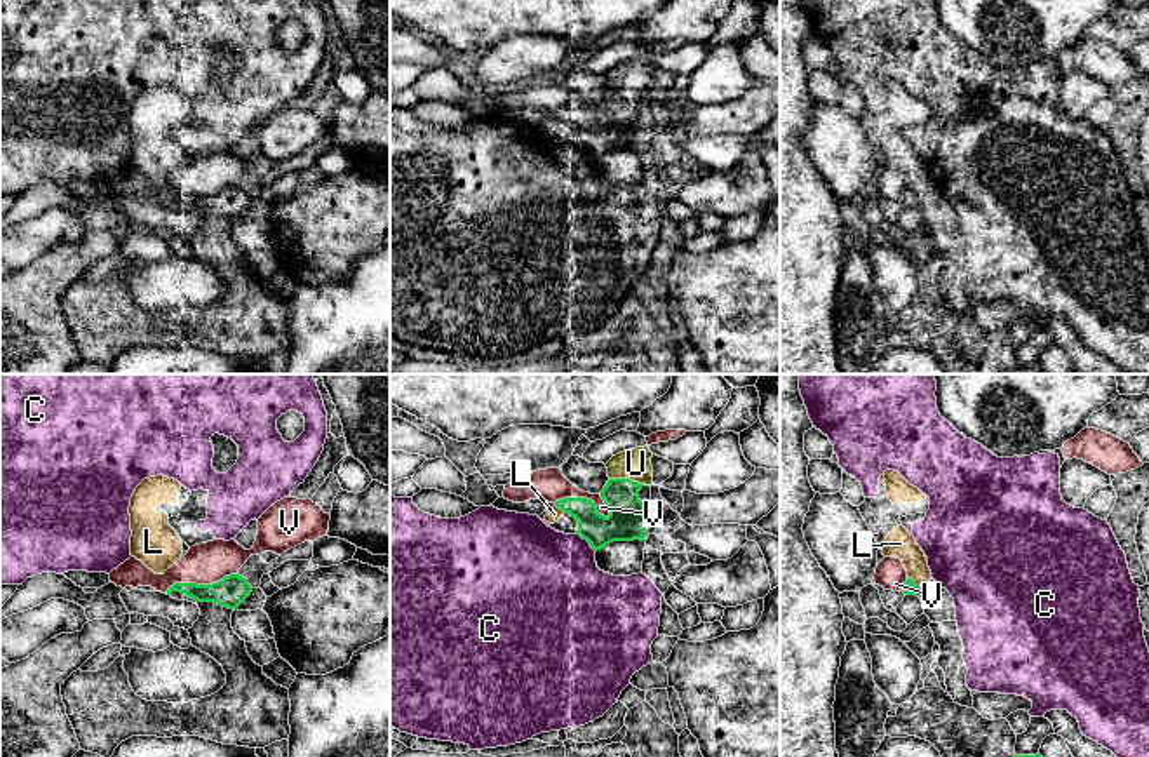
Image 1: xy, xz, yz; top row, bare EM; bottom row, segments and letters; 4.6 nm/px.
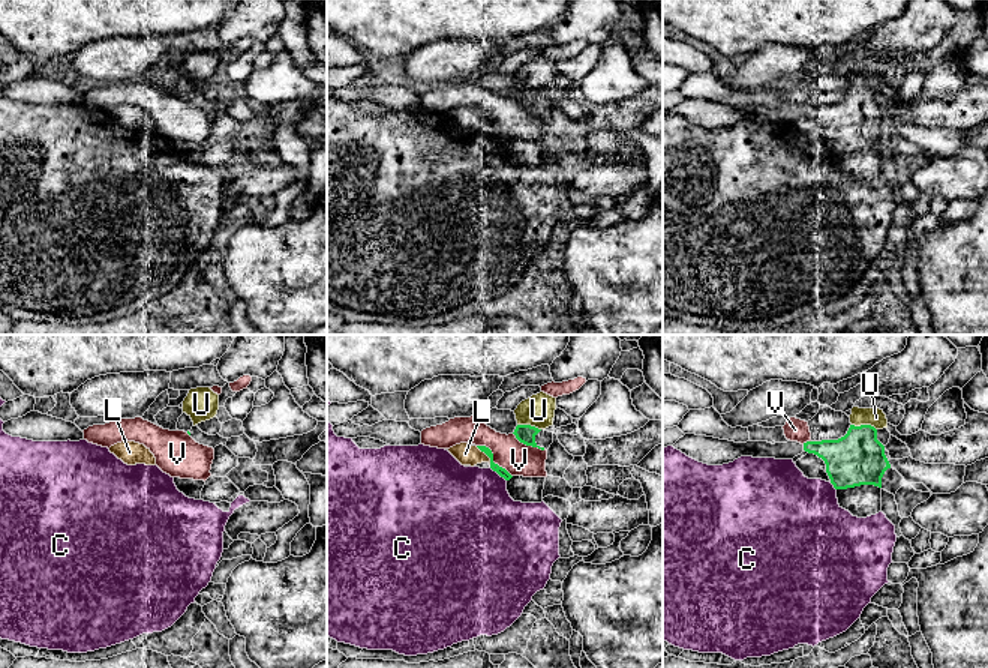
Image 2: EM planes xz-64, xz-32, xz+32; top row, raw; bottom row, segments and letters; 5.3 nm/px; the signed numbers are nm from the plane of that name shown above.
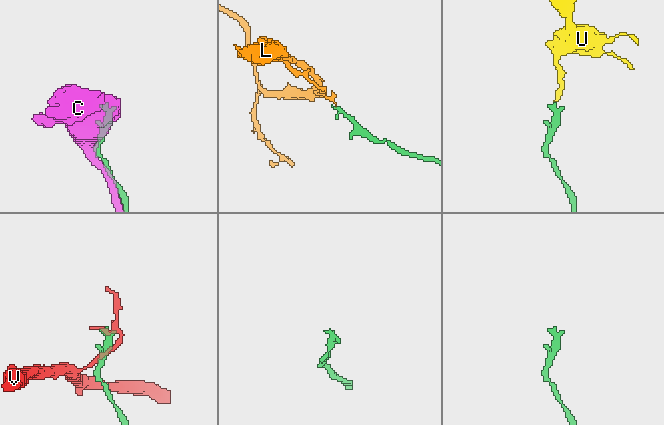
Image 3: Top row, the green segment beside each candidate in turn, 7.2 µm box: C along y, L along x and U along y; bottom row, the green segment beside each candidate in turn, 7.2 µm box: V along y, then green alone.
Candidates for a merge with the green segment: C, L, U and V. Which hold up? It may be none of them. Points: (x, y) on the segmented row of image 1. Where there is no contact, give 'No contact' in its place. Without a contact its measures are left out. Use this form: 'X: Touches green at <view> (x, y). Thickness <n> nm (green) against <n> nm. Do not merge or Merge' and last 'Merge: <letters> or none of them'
C: Touches green at xz (587, 540). Thickness 180 nm (green) against 460 nm. Do not merge
L: Touches green at yz (914, 582). Thickness 60 nm (green) against 130 nm. Do not merge
U: Touches green at xz (627, 479). Thickness 180 nm (green) against 140 nm. Merge
V: Touches green at xz (584, 498). Thickness 180 nm (green) against 150 nm. Do not merge
Merge: U

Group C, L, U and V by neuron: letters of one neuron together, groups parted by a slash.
C / L / U / V

